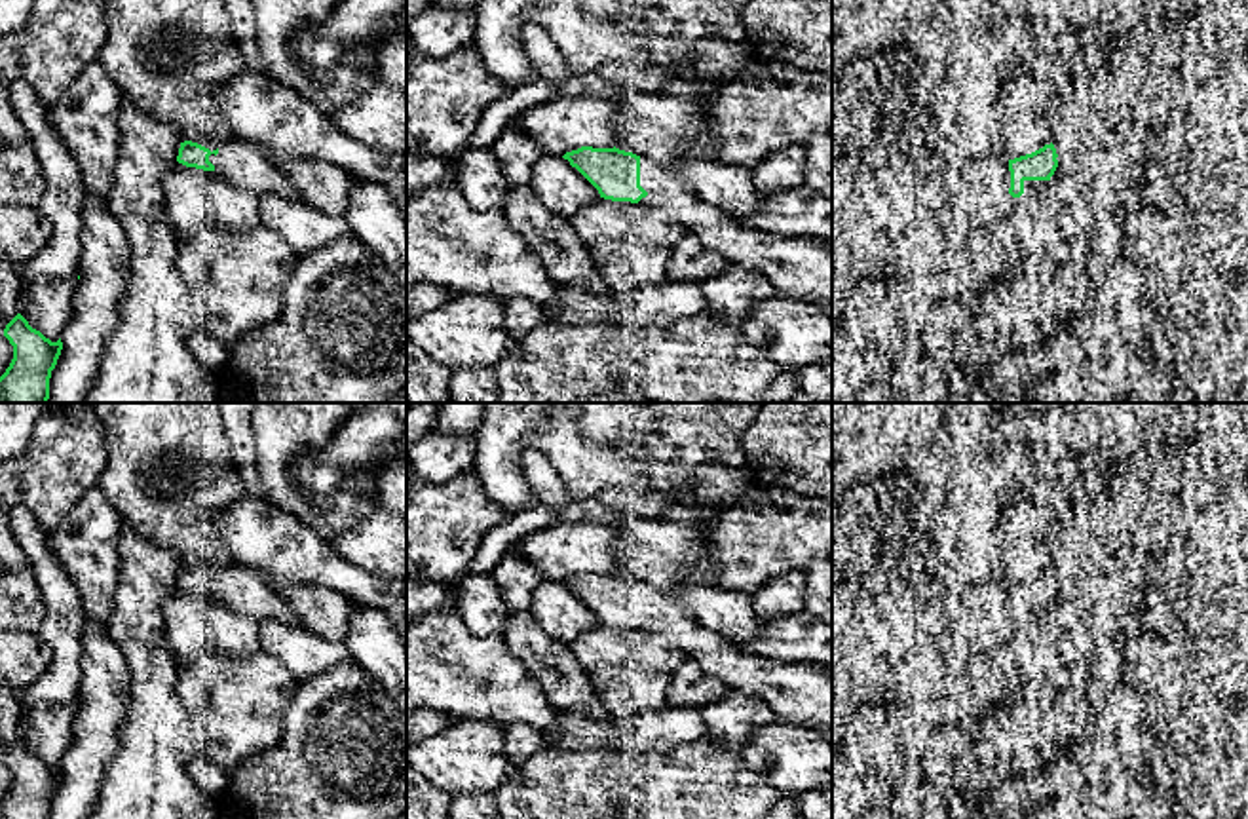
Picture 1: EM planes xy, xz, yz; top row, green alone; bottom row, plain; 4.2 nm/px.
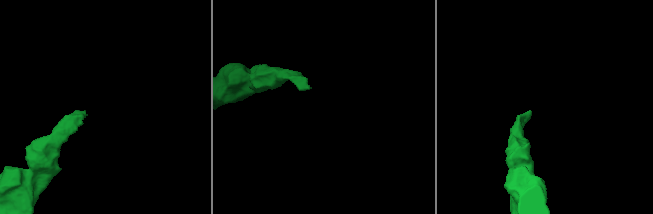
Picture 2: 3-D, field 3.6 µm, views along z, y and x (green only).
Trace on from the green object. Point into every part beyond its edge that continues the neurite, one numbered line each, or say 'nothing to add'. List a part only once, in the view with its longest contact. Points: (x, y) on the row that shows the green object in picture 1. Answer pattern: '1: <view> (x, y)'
1: xz (800, 268)

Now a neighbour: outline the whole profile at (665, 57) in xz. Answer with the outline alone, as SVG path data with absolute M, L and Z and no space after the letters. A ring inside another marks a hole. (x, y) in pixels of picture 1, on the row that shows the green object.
M579 0L579 6L615 21L633 21L646 32L652 67L684 68L707 38L745 40L741 10L748 0Z

